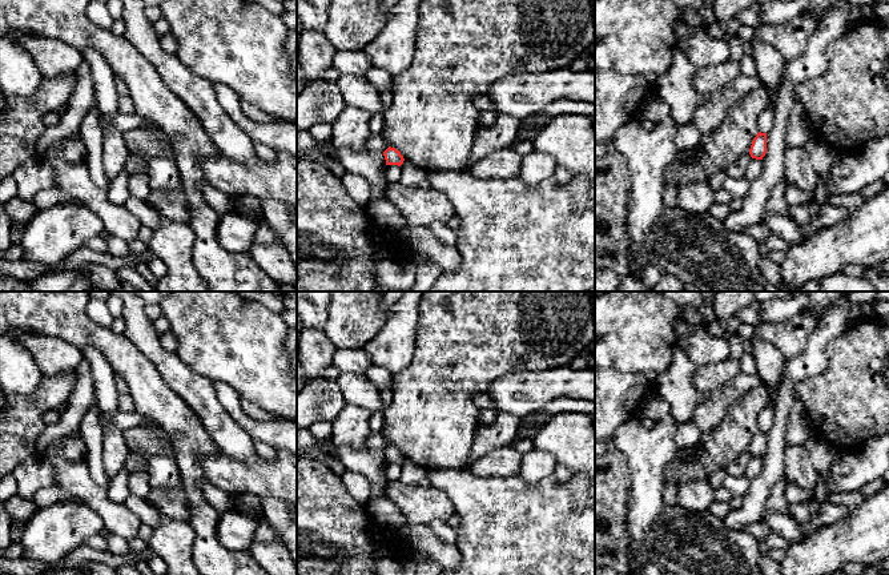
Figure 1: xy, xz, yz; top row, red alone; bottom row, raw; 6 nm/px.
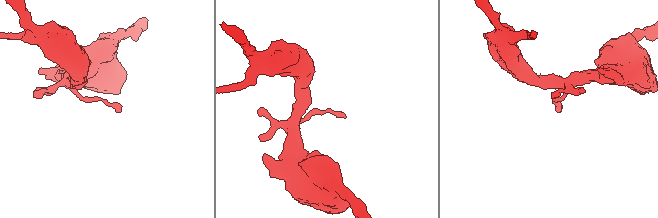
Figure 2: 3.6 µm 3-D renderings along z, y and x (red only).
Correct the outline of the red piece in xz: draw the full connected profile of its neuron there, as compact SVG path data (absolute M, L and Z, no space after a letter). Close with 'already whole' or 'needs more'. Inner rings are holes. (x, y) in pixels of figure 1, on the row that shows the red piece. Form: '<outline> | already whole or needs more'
M389 146L385 152L383 152L385 160L386 160L386 165L398 165L401 166L405 161L403 156L401 154L399 150L397 150L395 148Z | already whole

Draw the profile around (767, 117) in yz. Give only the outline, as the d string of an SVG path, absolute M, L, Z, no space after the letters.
M768 106L759 116L759 130L761 133L769 133L775 124L775 109L773 106Z

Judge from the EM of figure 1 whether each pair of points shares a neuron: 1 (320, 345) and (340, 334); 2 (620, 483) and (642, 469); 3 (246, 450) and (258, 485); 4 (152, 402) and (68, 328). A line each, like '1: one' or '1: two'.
1: two
2: two
3: two
4: one

